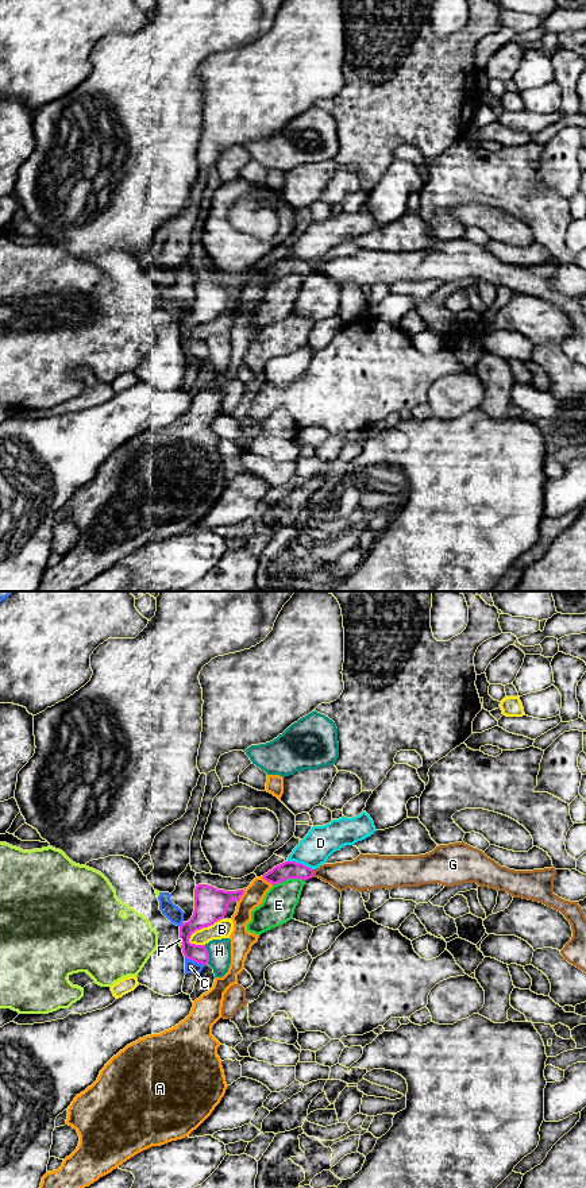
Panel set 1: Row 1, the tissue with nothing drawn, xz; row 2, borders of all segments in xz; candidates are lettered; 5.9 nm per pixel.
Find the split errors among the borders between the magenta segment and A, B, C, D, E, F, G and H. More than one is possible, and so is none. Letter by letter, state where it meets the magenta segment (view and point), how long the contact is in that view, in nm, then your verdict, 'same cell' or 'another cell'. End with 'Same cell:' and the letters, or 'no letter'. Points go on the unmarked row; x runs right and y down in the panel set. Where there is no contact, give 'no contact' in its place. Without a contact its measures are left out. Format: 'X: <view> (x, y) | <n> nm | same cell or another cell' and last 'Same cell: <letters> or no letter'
A: xz (242, 289) | 100 nm | another cell
B: xz (203, 321) | 240 nm | another cell
C: xz (195, 357) | 130 nm | another cell
D: xz (299, 258) | 160 nm | another cell
E: xz (288, 273) | 200 nm | another cell
F: xz (181, 338) | 50 nm | another cell
G: xz (312, 269) | 50 nm | another cell
H: xz (208, 350) | 110 nm | another cell
Same cell: no letter

